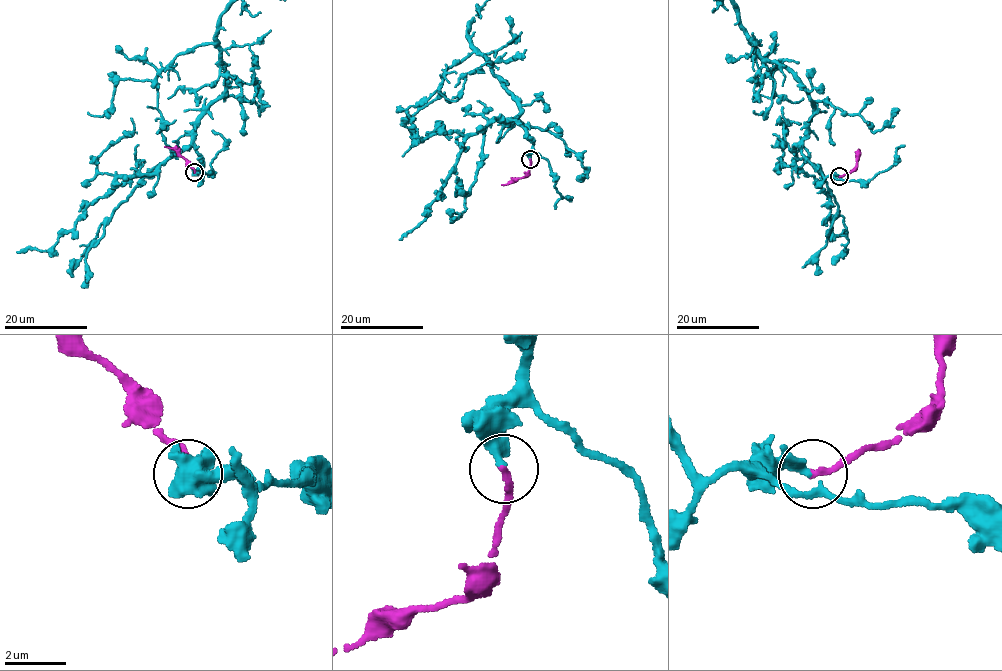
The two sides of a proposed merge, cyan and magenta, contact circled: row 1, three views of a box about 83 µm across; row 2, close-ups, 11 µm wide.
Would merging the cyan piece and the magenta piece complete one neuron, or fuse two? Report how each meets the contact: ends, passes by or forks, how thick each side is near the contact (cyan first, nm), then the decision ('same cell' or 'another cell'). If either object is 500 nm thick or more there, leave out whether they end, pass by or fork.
cyan ends there; magenta ends there; 380 nm thick on the cyan side, 200 nm on the other; same cell

